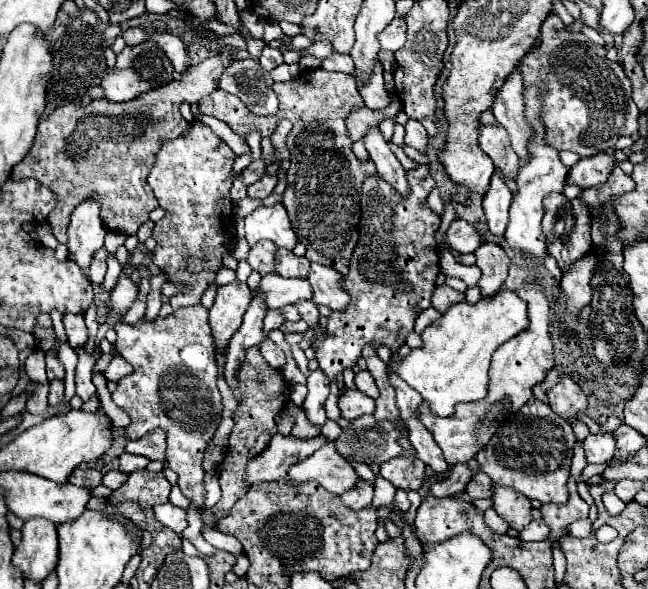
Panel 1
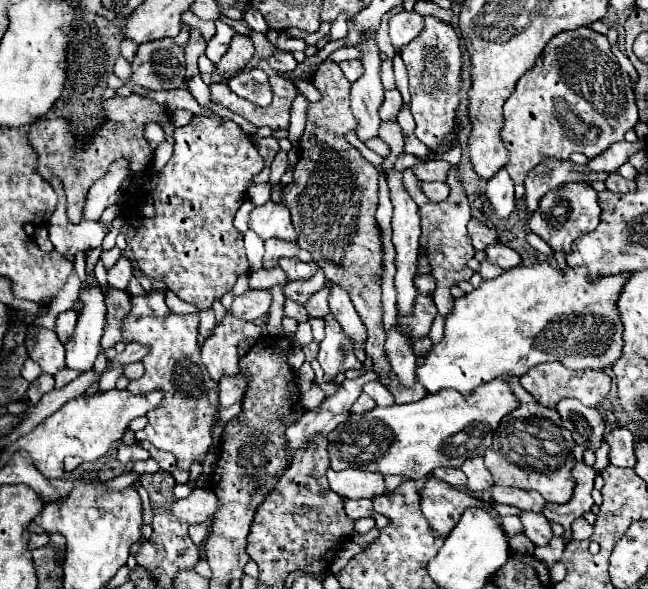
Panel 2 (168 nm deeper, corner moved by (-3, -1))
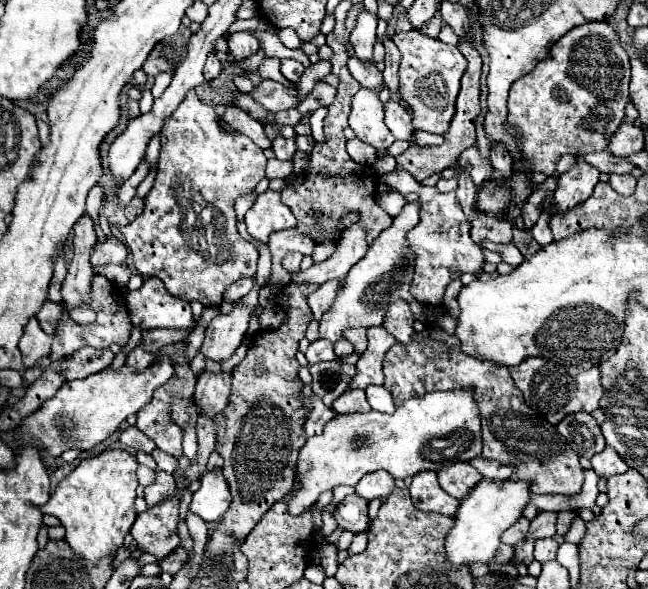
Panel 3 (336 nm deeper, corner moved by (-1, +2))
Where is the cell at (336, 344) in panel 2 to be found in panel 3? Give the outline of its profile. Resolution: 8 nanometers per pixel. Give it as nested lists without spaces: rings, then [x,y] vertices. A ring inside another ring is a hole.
[[[419,201],[407,203],[403,211],[393,217],[391,227],[379,233],[379,237],[371,243],[367,255],[351,267],[347,277],[343,279],[343,287],[335,297],[335,303],[325,311],[319,321],[321,339],[329,339],[335,343],[345,329],[353,327],[379,327],[383,323],[383,315],[387,307],[399,299],[411,303],[413,297],[409,293],[409,285],[413,279],[413,255],[407,243],[407,231],[419,223]]]

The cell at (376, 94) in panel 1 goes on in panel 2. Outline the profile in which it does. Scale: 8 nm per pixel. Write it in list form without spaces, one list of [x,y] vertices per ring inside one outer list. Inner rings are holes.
[[[387,90],[387,92],[385,92],[385,100],[383,100],[383,104],[381,104],[381,110],[379,110],[381,120],[391,120],[391,118],[395,118],[397,112],[401,110],[401,104],[403,104],[403,100],[401,100],[399,90]]]

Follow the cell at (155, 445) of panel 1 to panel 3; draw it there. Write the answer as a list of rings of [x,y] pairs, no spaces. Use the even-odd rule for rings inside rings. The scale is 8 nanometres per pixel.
[[[155,449],[153,453],[153,459],[155,459],[155,463],[157,463],[157,469],[161,469],[161,471],[167,471],[169,475],[177,469],[177,459],[173,457],[173,455],[167,455],[165,451],[161,451],[161,449]]]

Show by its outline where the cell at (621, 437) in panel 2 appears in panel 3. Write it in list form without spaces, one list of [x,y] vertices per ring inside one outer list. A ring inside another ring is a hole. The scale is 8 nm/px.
[[[607,447],[607,449],[603,449],[599,455],[595,455],[593,459],[591,459],[591,463],[593,463],[593,471],[599,475],[599,477],[605,477],[605,479],[609,479],[611,475],[619,475],[619,473],[625,473],[629,467],[623,463],[623,459],[611,449],[611,447]]]

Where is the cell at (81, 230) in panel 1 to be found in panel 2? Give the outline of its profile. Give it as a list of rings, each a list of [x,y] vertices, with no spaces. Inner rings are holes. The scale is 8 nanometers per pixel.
[[[119,160],[111,164],[109,174],[105,174],[101,180],[97,180],[85,200],[83,208],[83,220],[93,220],[97,222],[103,214],[103,210],[111,204],[117,204],[123,196],[123,190],[129,188],[131,184],[129,170],[127,170],[127,160]]]

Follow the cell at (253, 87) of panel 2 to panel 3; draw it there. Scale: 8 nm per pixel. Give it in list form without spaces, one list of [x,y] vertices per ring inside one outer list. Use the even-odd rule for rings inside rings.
[[[265,79],[261,81],[259,87],[255,87],[251,93],[249,93],[255,101],[259,101],[267,111],[285,111],[285,109],[291,109],[291,107],[297,107],[299,105],[299,97],[297,97],[297,87],[285,87],[277,81],[271,81],[271,79]]]

